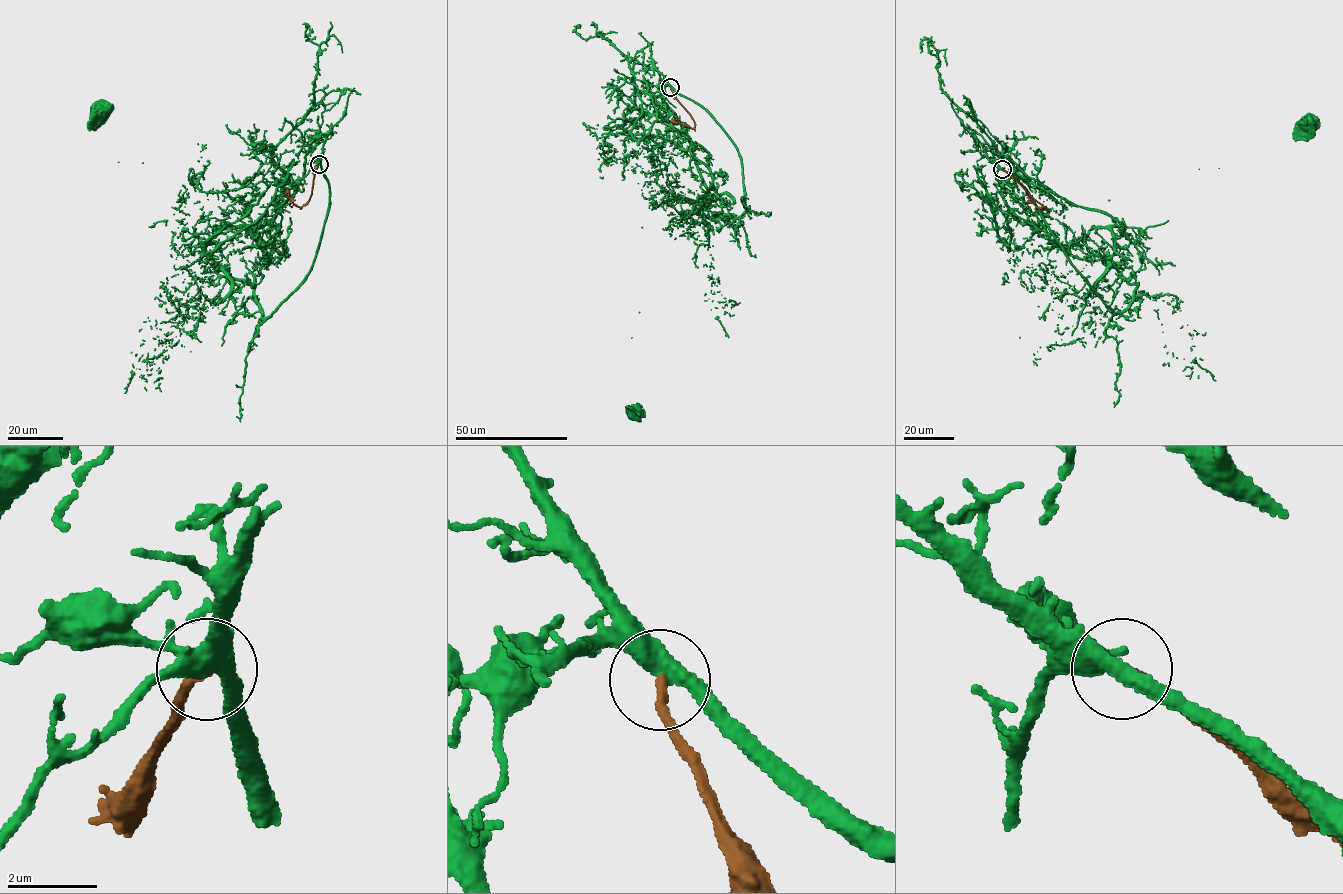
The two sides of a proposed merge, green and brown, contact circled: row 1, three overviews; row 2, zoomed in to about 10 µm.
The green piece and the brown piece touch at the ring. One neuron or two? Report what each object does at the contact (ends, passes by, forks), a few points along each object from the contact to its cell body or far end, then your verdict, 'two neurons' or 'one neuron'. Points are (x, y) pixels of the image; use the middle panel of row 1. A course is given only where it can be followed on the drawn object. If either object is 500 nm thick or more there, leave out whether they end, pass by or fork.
green passes by; brown ends there; green runs (670, 86), (733, 141), (745, 209), (734, 220), (668, 214), (660, 205), (642, 227), (634, 413); brown runs (670, 87), (693, 120), (694, 128), (672, 118); one neuron

